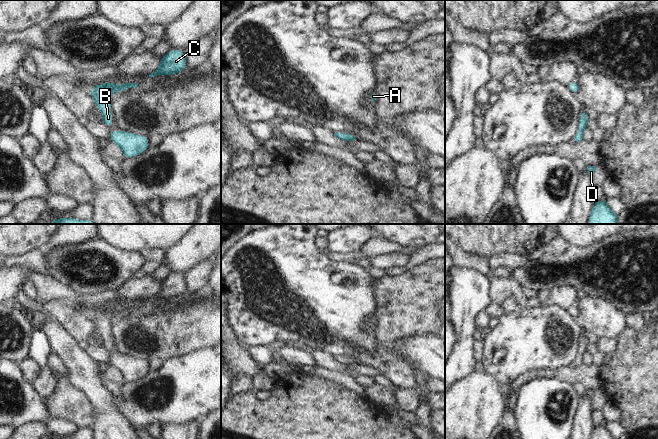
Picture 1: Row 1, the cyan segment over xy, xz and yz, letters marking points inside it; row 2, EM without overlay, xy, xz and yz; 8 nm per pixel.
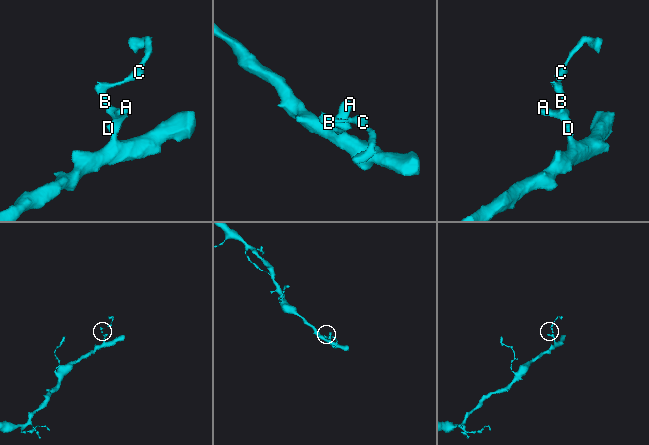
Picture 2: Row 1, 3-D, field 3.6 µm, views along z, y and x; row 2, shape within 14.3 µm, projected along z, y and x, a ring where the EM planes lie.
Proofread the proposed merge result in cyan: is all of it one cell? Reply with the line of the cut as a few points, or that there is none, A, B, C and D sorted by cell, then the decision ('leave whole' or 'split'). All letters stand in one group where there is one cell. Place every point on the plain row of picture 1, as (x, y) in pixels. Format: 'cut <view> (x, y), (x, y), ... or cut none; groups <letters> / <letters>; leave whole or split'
cut none; groups A B C D; leave whole

